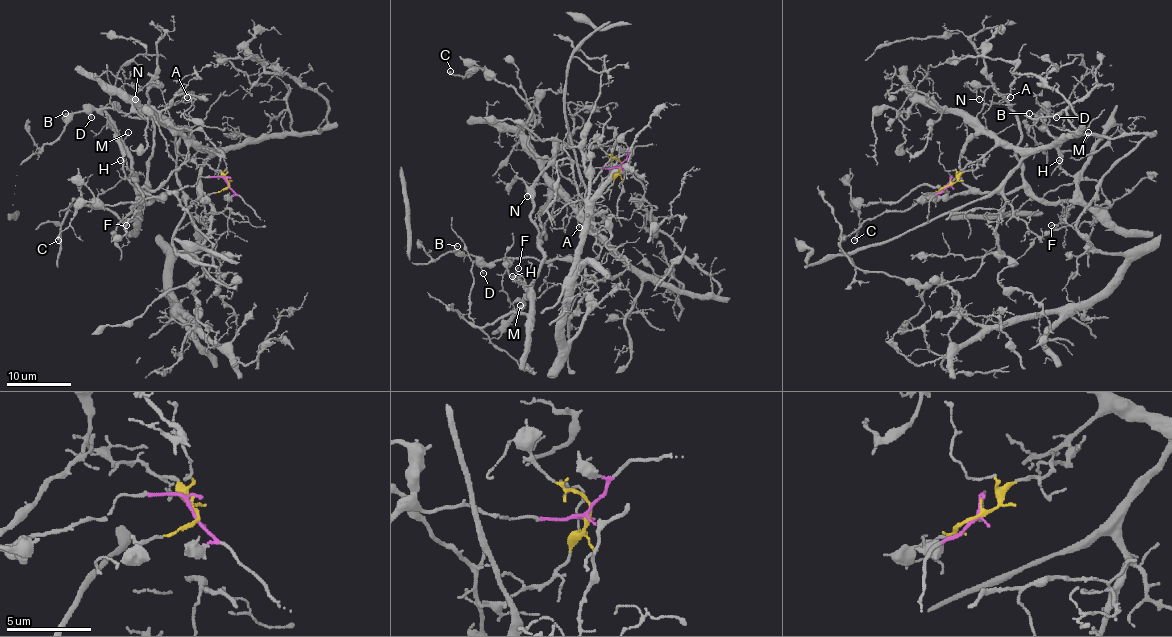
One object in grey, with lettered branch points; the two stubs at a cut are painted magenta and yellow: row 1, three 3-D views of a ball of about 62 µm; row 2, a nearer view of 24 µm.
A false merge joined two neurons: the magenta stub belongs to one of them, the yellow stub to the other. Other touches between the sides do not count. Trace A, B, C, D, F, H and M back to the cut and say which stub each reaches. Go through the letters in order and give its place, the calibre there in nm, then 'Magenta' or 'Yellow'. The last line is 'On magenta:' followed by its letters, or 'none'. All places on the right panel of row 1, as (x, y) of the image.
A: Place: (1010, 97). Thickness 130 nm. Yellow
B: Place: (1029, 113). Thickness 100 nm. Yellow
C: Place: (854, 240). Thickness 240 nm. Yellow
D: Place: (1056, 117). Thickness 130 nm. Yellow
F: Place: (1051, 225). Thickness 120 nm. Magenta
H: Place: (1059, 160). Thickness 100 nm. Magenta
M: Place: (1088, 132). Thickness 100 nm. Magenta
On magenta: F, H, M

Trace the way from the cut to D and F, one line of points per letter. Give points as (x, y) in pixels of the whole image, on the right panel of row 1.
D: (949, 184), (1005, 145), (1063, 151), (1042, 127), (1041, 109), (1049, 108), (1057, 117)
F: (949, 184), (947, 195), (1026, 188), (1039, 198), (1070, 201), (1065, 217), (1050, 225)

